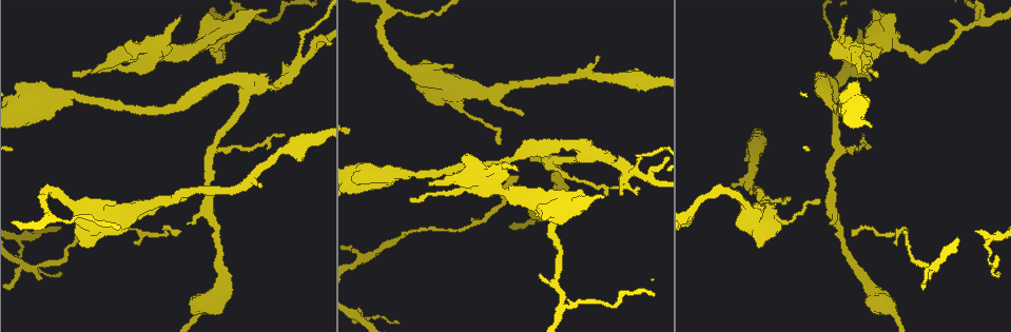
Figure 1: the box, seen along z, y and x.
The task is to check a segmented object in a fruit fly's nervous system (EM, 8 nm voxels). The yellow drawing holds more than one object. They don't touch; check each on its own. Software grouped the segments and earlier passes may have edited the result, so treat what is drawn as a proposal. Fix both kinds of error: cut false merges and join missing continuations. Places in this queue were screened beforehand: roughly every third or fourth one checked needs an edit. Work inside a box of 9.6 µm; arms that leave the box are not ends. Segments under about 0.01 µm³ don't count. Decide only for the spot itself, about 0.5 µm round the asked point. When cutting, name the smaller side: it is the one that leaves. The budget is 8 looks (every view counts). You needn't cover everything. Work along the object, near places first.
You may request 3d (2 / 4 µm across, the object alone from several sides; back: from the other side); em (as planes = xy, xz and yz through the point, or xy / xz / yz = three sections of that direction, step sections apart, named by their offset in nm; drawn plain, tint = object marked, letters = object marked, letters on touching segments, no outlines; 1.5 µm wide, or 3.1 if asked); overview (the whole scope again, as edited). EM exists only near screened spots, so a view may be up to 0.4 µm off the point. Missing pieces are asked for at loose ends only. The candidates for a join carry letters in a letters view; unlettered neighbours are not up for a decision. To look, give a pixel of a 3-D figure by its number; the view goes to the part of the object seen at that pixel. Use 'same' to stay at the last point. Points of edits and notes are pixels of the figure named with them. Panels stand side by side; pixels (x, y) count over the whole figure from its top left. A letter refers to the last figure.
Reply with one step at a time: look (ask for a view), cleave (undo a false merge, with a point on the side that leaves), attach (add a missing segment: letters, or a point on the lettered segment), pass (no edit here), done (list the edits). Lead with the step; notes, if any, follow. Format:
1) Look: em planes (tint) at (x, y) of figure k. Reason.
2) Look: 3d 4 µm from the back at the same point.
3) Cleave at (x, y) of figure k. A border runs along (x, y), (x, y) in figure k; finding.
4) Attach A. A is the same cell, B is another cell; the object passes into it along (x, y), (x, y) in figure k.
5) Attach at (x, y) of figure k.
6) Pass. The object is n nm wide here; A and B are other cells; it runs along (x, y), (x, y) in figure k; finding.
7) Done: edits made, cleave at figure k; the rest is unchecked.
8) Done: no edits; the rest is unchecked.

Look: em xz step 8 (tint) at (582, 203) of figure 1. Thick turns thin.

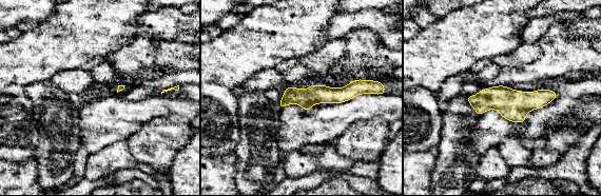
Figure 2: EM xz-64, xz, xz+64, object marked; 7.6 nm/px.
Look: em planes (letters) at the same point.

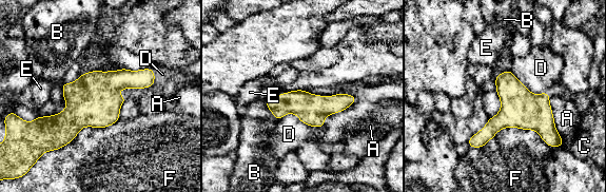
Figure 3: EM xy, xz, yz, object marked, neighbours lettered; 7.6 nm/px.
Pass. The object is 110 nm wide here; A, B, C, D, E and F are other cells; one neuron here.

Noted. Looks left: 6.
Look: 3d 4 µm at (827, 101) of figure 1. Sudden change in width.

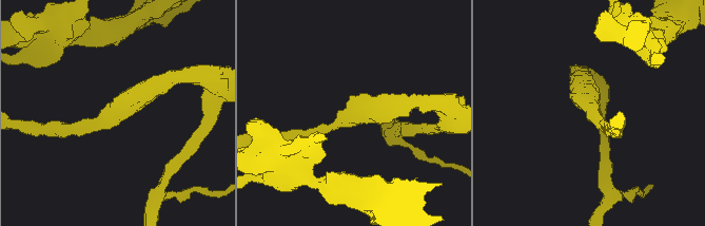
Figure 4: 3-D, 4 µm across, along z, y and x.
Look: em xy step 4 (tint) at (353, 117) of figure 4. The arms are 190, 340 nm wide; need the tissue.

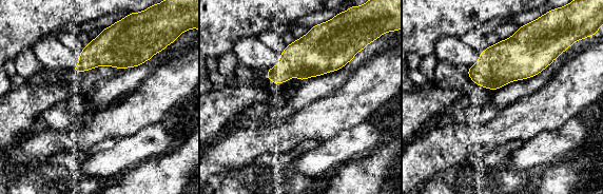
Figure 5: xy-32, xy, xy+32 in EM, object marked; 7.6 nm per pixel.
Look: em planes (letters) at the same point.

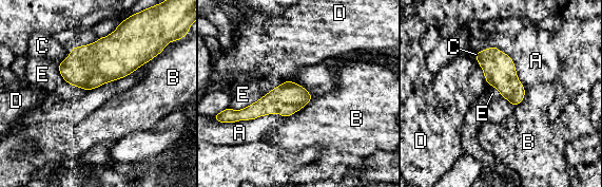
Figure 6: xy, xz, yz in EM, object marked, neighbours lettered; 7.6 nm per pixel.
Pass. The object is 240 nm wide here; A, B, C, D and E are other cells; a border runs along (284, 117), (270, 113), (234, 123) in figure 6; one neuron here.

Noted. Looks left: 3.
Look: 3d 4 µm from the back at (818, 198) of figure 1. Free end.

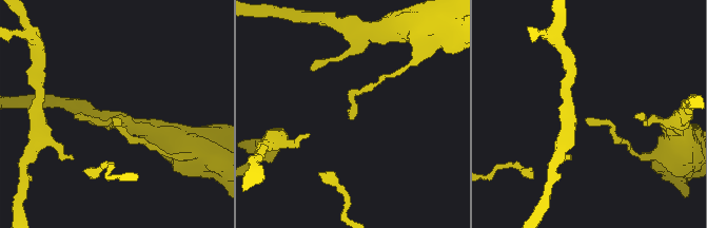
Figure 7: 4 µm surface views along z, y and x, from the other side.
Look: em planes (letters) at (586, 119) of figure 7. Need the tissue.

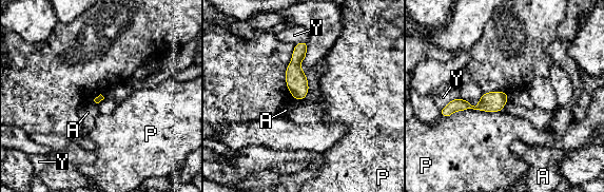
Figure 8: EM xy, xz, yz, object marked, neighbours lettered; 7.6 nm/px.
Pass. A, P and Y are other cells; it runs along (505, 96), (445, 114) in figure 8; none of them fits.

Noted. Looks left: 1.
Done: no edits; the rest is unchecked.

